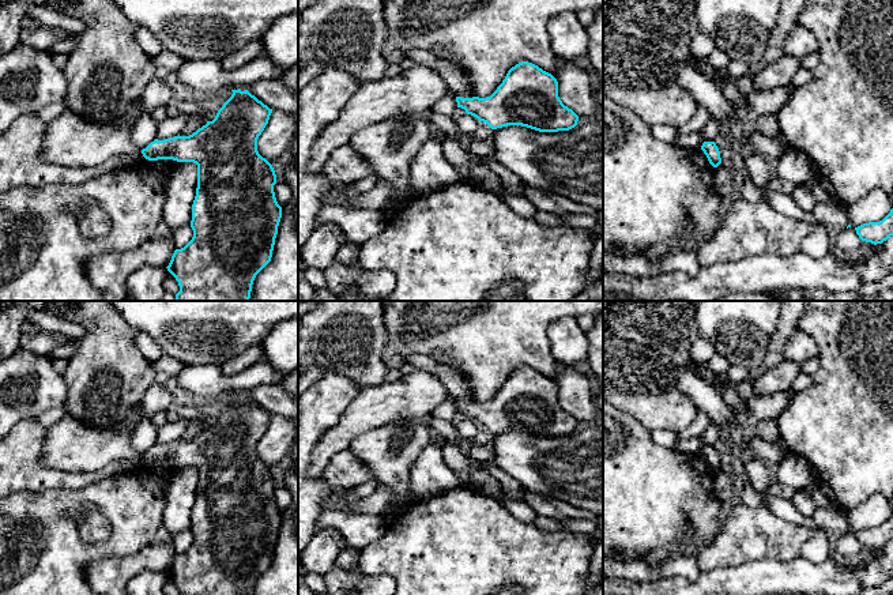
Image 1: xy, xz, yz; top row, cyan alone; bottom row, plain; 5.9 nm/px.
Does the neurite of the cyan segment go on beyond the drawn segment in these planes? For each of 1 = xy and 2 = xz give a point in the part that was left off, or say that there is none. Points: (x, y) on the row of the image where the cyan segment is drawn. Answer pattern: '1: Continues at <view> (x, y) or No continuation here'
1: No continuation here
2: No continuation here

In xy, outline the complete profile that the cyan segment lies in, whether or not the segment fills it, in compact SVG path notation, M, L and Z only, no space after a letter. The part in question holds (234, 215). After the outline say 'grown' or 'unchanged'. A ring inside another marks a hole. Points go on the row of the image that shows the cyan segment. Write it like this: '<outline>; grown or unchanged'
M231 90L231 97L218 110L212 121L189 136L155 139L142 154L148 161L173 159L197 165L197 188L192 204L192 240L176 249L167 271L176 278L180 291L176 301L249 301L256 275L271 261L282 207L278 204L274 185L276 174L272 165L257 151L257 139L268 124L272 109L248 90Z; unchanged

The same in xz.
M528 61L512 67L490 97L456 97L456 102L491 129L521 125L558 132L574 128L579 121L579 116L559 99L557 79Z; unchanged

